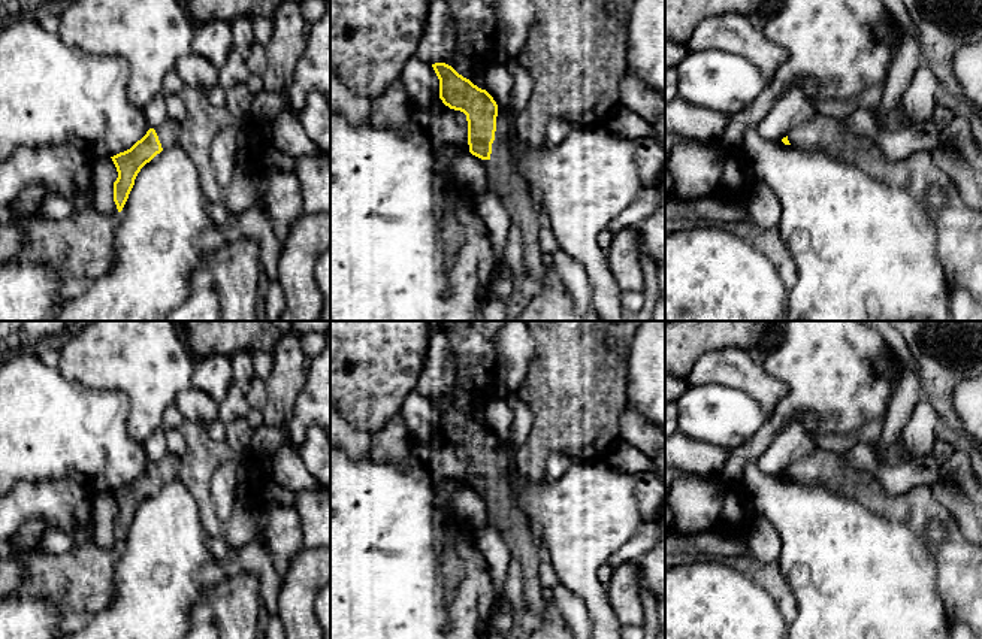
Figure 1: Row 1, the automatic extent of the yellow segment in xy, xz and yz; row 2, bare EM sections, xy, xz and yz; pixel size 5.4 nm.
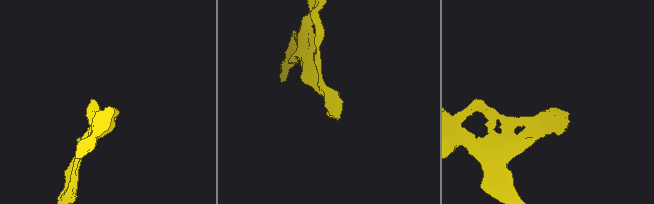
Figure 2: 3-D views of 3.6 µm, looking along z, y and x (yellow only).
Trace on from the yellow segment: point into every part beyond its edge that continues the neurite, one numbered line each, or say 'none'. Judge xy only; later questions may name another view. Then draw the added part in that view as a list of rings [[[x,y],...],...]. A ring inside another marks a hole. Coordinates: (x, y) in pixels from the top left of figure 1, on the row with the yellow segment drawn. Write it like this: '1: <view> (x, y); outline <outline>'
1: xy (169, 132); outline [[[167,118],[157,130],[155,130],[161,148],[170,148],[179,142],[179,136],[182,133],[182,124]]]

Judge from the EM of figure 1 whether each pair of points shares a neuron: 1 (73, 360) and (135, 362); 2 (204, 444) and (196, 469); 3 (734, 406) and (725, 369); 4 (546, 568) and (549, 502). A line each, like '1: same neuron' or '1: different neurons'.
1: same neuron
2: same neuron
3: different neurons
4: different neurons

